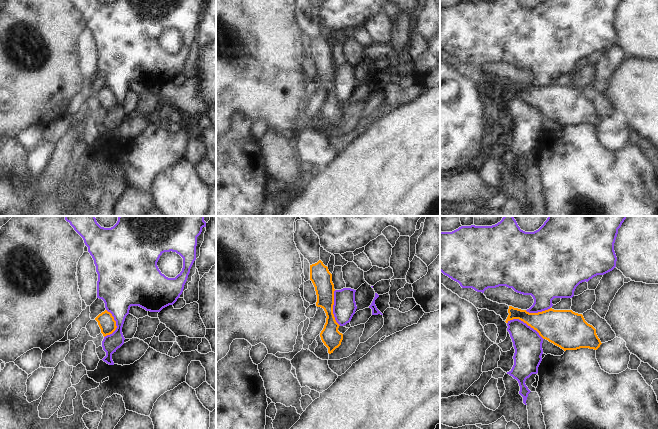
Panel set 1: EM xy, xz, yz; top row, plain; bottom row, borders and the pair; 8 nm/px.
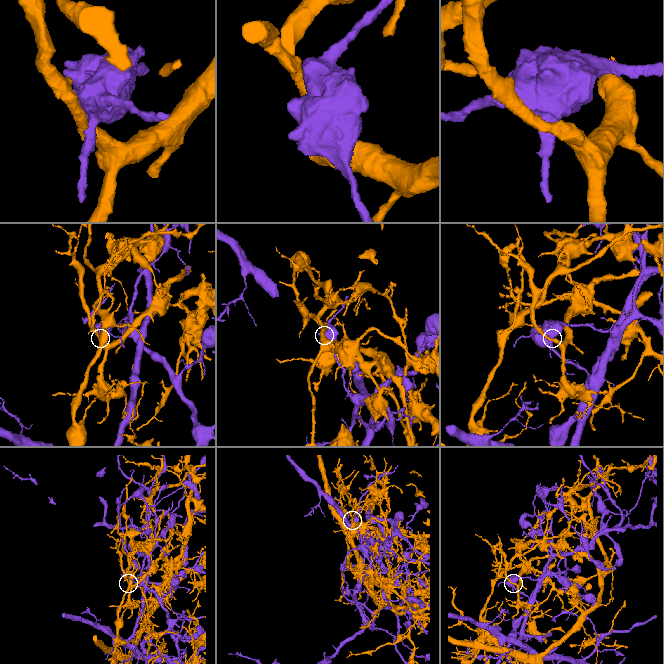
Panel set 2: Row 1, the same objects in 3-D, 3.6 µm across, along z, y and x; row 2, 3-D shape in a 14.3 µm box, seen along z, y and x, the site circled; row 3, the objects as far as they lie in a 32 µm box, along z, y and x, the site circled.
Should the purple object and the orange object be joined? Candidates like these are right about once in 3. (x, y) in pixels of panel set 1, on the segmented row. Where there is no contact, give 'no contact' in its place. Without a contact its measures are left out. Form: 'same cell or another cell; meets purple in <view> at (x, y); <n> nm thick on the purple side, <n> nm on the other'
another cell; meets purple in yz at (525, 323); 240 nm thick on the purple side, 260 nm on the other

